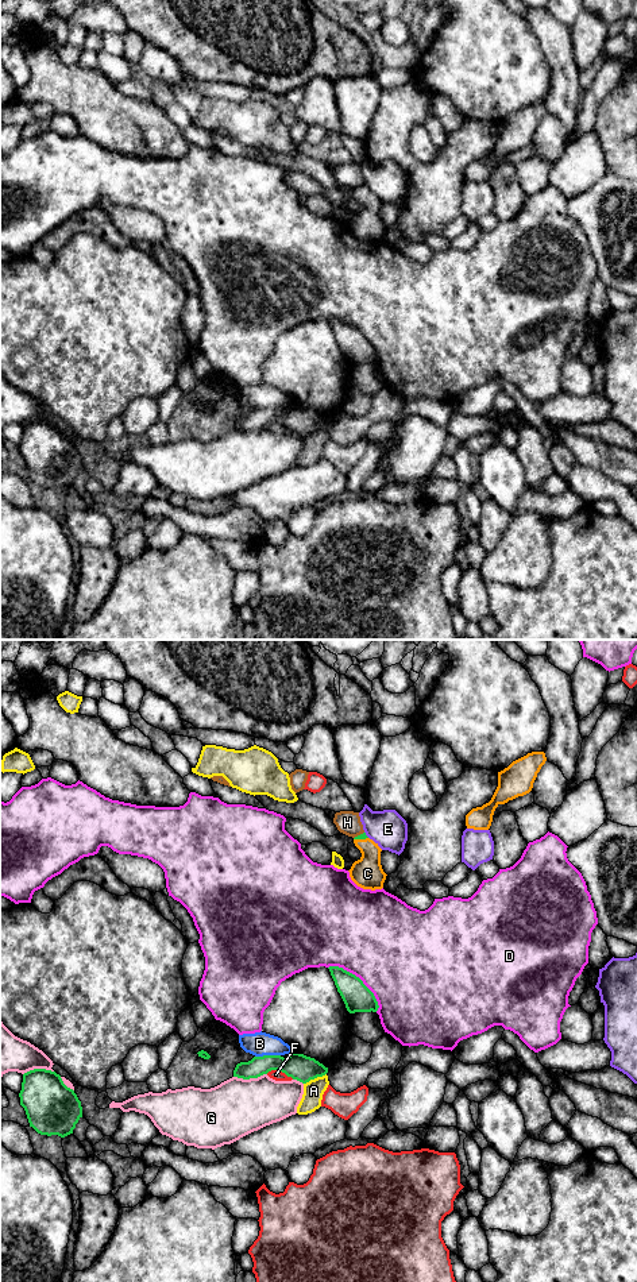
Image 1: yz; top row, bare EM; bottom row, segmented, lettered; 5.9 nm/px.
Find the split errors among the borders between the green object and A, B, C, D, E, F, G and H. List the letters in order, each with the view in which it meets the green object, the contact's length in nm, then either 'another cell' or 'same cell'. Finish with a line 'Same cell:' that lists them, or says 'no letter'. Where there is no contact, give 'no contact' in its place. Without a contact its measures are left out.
A: yz | 150 nm | another cell
B: yz | 150 nm | another cell
C: yz | 90 nm | same cell
D: yz | 400 nm | another cell
E: yz | 50 nm | another cell
F: yz | 170 nm | another cell
G: yz | 200 nm | another cell
H: yz | 80 nm | another cell
Same cell: C

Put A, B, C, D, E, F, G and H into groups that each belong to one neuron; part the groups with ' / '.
A / B D / C / E / F / G / H

